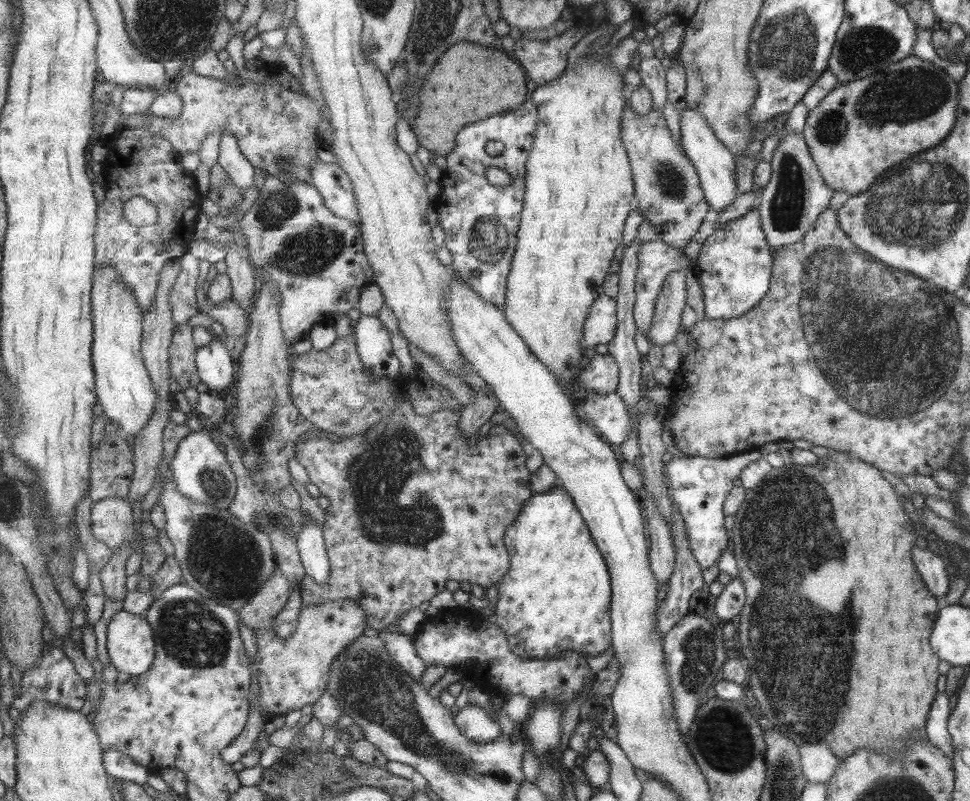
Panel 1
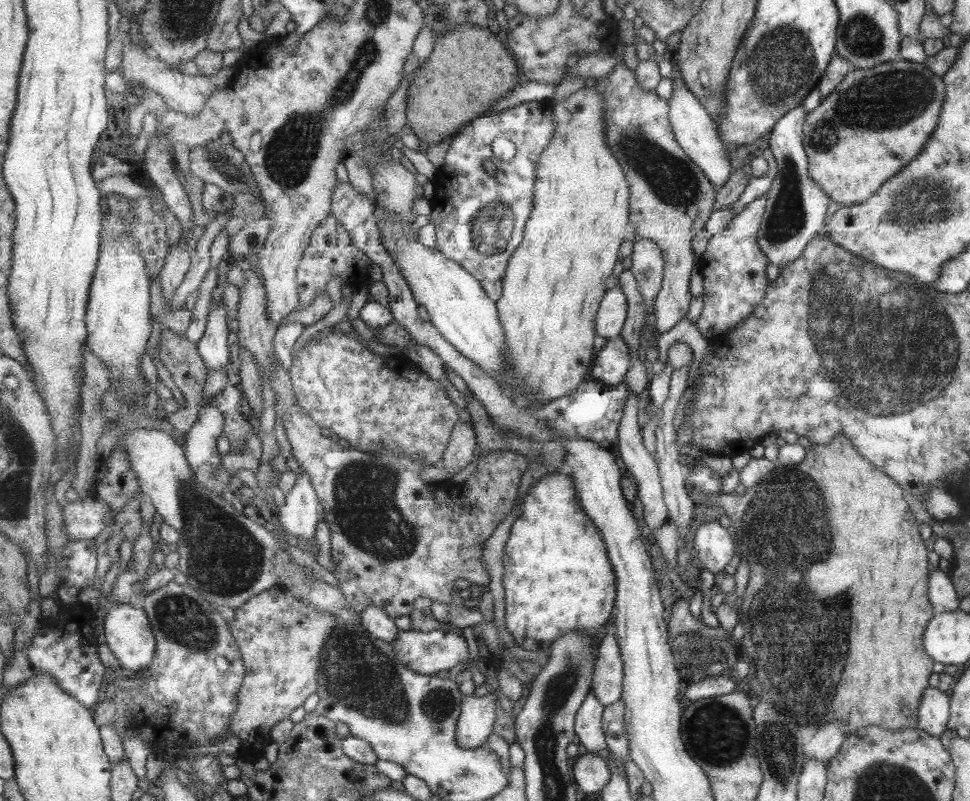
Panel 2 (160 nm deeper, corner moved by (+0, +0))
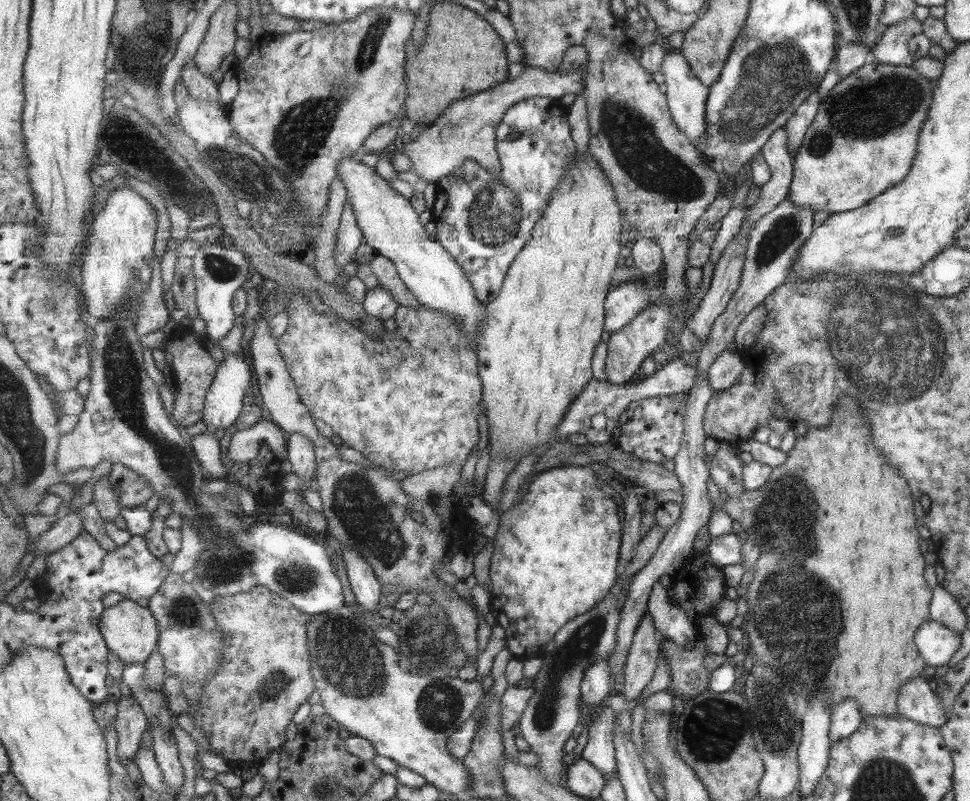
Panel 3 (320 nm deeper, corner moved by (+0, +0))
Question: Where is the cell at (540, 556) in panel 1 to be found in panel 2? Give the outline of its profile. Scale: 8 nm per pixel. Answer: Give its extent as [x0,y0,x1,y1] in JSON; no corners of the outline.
[503,474,618,650]

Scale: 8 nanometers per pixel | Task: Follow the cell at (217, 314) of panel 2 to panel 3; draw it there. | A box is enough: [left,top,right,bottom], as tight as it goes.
[193,240,251,345]

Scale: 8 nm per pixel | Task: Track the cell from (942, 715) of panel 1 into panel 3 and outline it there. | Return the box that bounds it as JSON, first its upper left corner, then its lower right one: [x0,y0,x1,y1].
[896,677,947,728]

